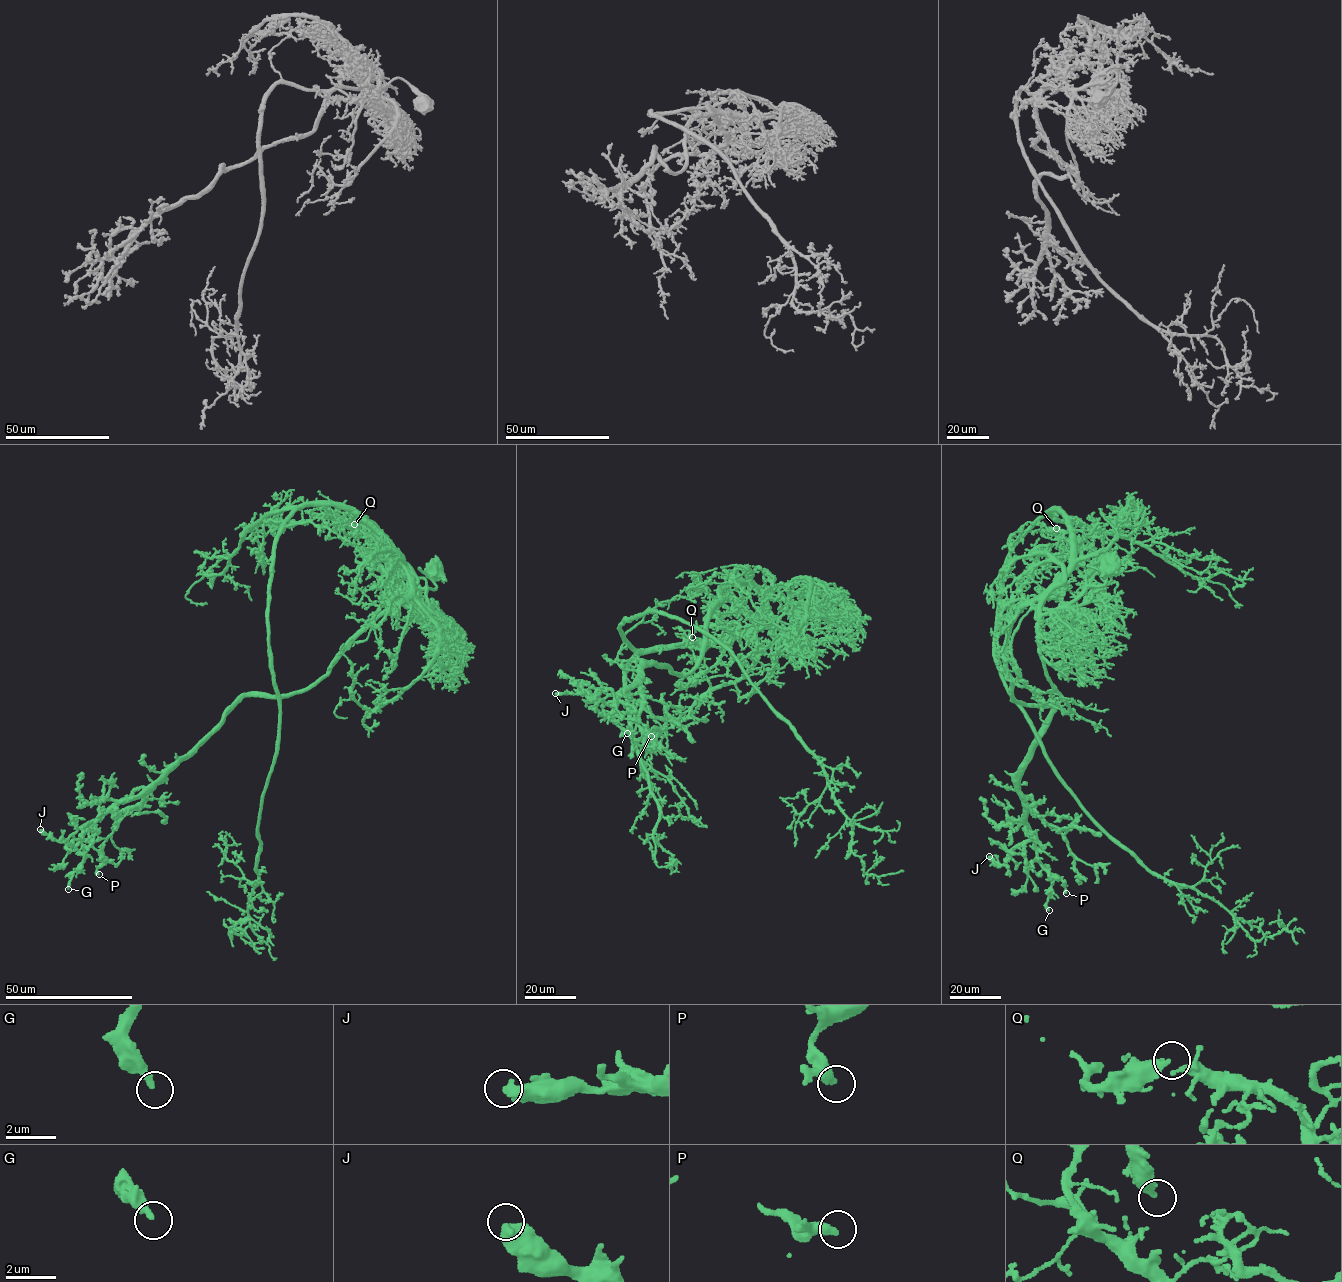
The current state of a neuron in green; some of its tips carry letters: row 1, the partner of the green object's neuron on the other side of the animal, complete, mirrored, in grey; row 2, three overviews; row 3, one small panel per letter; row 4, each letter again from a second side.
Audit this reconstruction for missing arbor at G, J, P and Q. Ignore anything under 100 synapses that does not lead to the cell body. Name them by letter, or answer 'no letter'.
no letter

